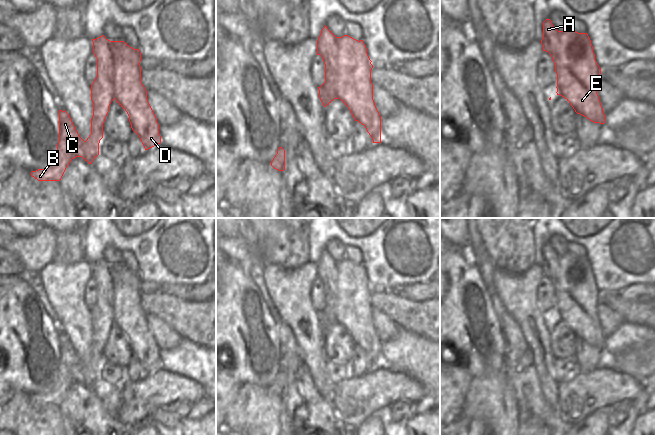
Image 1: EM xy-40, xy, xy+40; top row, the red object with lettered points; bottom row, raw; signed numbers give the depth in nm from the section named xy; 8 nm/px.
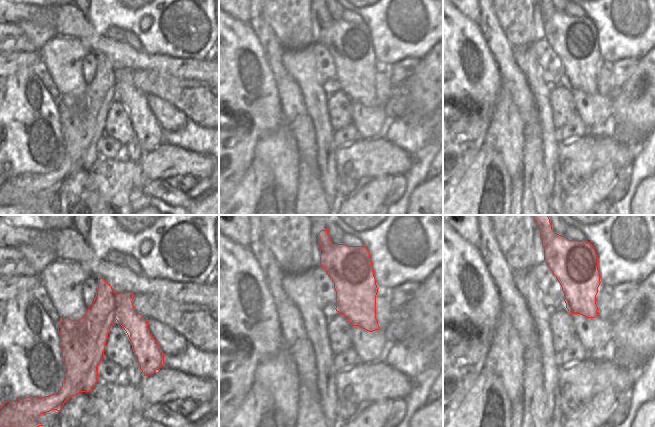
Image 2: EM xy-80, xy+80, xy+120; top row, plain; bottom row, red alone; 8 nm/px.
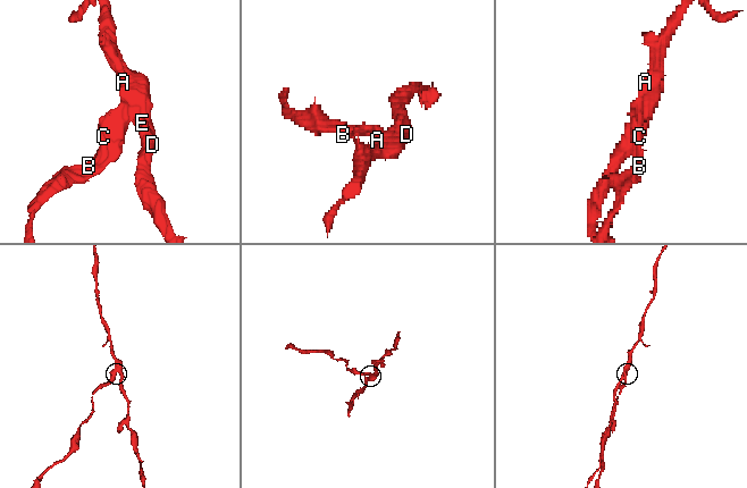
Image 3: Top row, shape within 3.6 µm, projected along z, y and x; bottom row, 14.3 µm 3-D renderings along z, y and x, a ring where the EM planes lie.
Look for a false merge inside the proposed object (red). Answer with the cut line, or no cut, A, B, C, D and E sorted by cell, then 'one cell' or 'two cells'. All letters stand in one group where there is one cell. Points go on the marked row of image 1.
xy (317, 44), (334, 44), (336, 46), (335, 91), (338, 97) | A D E / B C | two cells

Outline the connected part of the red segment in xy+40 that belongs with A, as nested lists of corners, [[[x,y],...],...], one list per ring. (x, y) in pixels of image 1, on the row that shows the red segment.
[[[550,19],[543,22],[542,45],[548,45],[557,74],[557,95],[564,97],[580,114],[594,123],[605,123],[605,114],[597,94],[597,80],[601,68],[595,60],[593,46],[587,33],[578,33],[572,29],[558,31]]]

